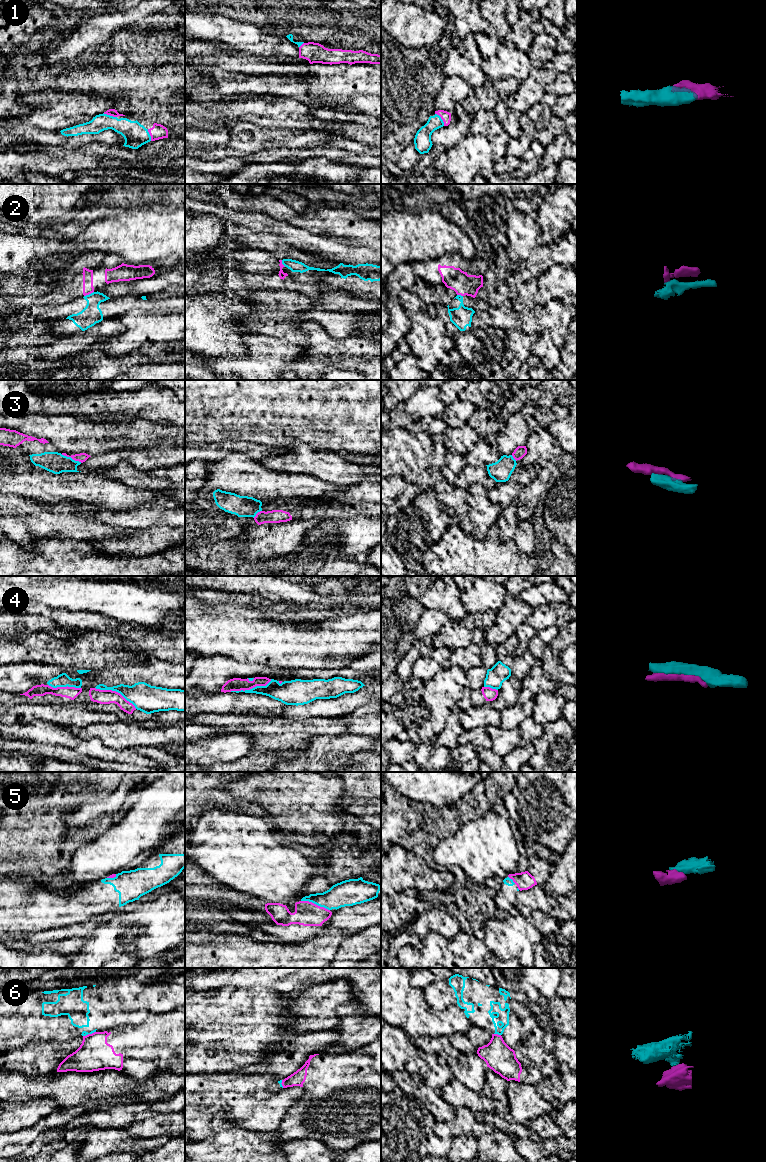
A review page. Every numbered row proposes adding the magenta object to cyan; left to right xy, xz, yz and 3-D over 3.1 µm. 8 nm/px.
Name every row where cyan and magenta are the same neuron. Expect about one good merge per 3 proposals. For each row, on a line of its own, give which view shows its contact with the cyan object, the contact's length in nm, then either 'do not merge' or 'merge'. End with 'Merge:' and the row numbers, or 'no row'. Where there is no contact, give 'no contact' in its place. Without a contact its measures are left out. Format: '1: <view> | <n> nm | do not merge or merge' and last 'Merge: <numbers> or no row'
1: yz | 130 nm | merge
2: xy | 90 nm | do not merge
3: xy | 180 nm | merge
4: xy | 380 nm | do not merge
5: xz | 240 nm | merge
6: yz | 60 nm | do not merge
Merge: 1, 3, 5

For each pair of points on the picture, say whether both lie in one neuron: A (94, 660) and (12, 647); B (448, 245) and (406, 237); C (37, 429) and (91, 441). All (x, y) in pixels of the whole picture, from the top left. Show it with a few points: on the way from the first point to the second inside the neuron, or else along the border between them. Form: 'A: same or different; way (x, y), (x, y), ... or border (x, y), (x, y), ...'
A: same; way (74, 652), (32, 649)
B: same; way (438, 245), (416, 245)
C: same; way (50, 429), (78, 429)

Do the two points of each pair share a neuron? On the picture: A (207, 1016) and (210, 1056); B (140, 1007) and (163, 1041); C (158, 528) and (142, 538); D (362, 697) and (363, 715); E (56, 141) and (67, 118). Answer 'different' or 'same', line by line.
A: different
B: different
C: same
D: different
E: different

